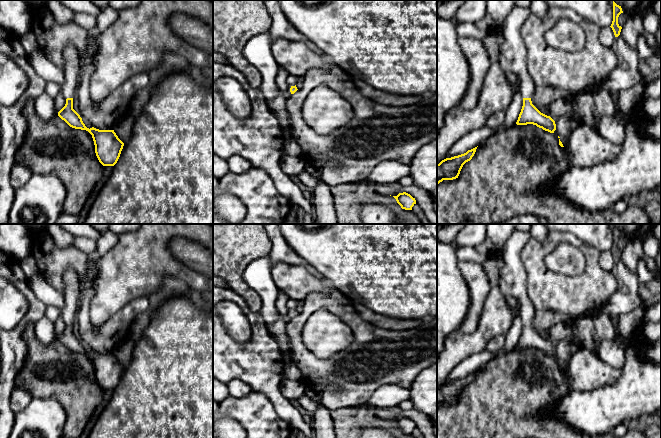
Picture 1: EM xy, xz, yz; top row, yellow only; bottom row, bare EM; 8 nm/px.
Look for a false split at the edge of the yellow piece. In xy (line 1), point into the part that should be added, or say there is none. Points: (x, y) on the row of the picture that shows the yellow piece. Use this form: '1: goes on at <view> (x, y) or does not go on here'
1: goes on at xy (71, 55)

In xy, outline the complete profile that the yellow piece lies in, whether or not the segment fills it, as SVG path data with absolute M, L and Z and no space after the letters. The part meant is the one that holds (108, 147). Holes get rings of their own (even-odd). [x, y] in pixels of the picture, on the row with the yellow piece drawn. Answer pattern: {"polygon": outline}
{"polygon": "M68 45L63 50L63 56L65 58L65 82L61 94L66 99L66 104L58 112L58 116L70 127L88 131L92 135L99 162L103 166L114 166L120 157L124 143L114 130L87 128L80 115L73 109L73 97L79 74L79 53L72 45Z"}

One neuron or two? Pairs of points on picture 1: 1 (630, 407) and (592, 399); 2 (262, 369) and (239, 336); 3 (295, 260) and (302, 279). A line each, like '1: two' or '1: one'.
1: one
2: two
3: two

